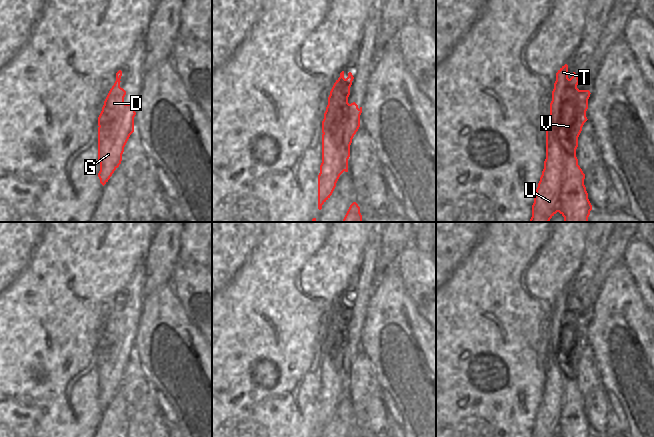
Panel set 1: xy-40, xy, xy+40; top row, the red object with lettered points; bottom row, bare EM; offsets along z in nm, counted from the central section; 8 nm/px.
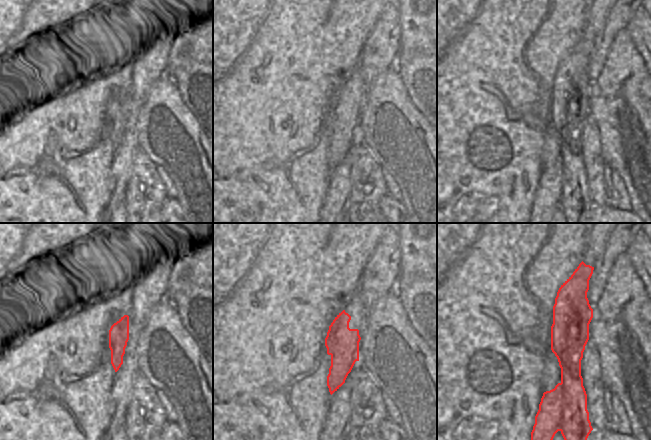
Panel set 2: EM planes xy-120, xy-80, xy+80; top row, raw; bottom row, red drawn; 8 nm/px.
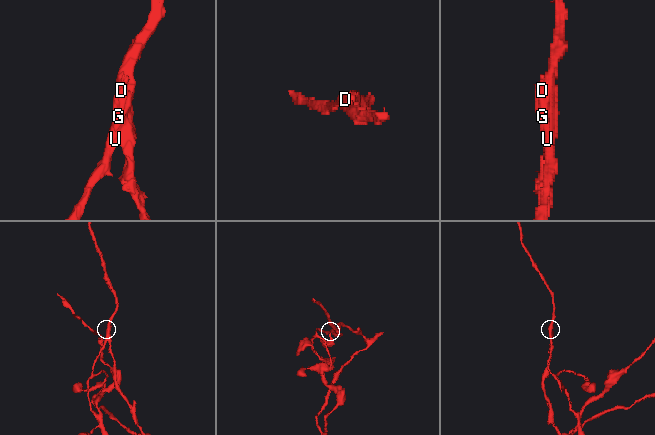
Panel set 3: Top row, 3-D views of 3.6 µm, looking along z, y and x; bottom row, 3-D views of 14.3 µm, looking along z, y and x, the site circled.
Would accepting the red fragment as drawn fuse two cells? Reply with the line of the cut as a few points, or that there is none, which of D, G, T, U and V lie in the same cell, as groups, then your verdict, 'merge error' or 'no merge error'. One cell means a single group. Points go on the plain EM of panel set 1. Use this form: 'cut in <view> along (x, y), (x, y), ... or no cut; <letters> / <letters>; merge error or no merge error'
cut in xy+40 along (547, 353), (557, 357), (563, 379), (557, 435); D T V / G U; merge error

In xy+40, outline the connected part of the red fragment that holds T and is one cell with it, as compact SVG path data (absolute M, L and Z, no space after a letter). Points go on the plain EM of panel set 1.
M568 289L556 297L556 305L550 327L548 354L555 354L563 371L564 405L558 429L559 437L590 437L592 429L584 409L585 398L578 389L576 373L578 361L584 347L588 344L589 314L579 314L578 299L573 296L568 302Z

